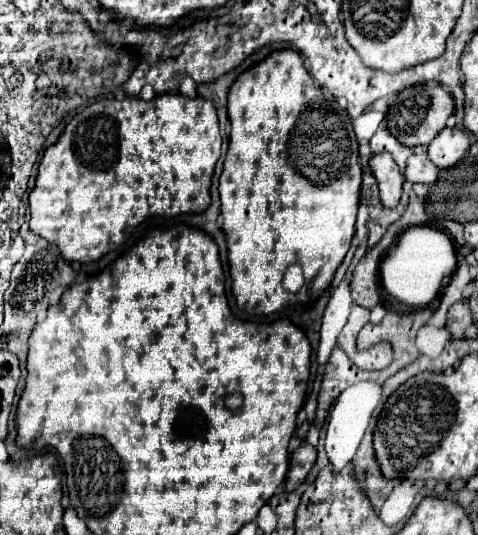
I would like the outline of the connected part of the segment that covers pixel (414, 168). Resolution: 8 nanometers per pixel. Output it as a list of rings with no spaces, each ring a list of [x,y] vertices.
[[[426,153],[408,157],[406,169],[404,169],[406,181],[410,181],[410,183],[434,183],[436,177],[438,177],[438,167],[432,165],[432,161],[426,157]]]

